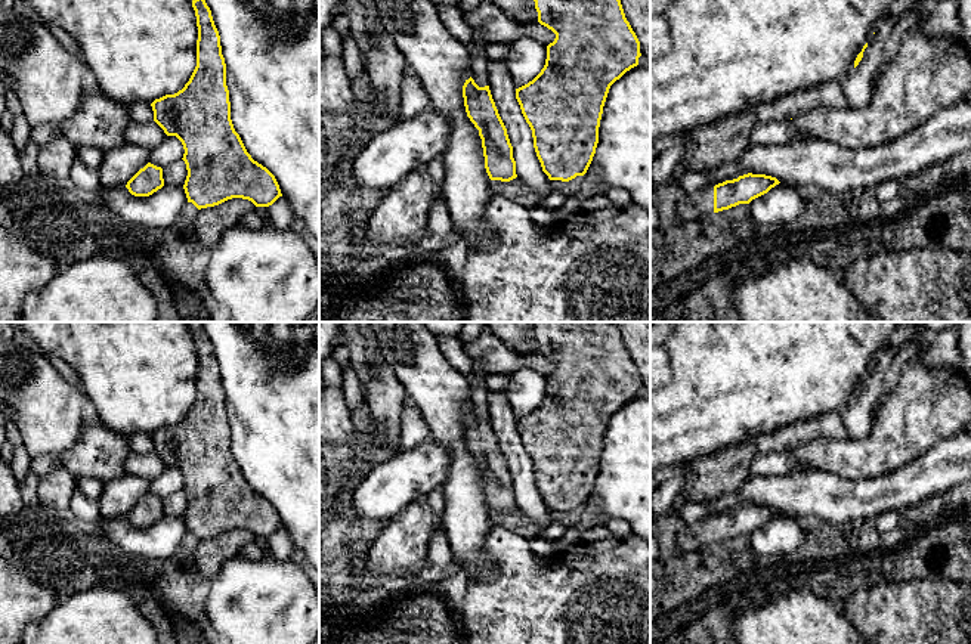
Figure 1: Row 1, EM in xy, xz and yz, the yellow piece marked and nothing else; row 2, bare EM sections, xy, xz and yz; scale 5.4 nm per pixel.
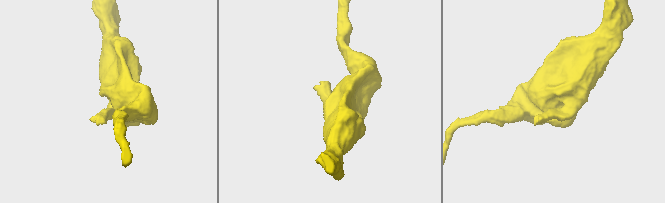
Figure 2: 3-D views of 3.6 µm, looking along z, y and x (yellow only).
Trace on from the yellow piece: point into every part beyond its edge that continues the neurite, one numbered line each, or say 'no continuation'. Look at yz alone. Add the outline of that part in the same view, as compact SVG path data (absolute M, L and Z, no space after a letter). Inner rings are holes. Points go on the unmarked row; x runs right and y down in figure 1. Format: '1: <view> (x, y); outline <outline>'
1: yz (692, 536); outline M714 518L683 524L677 532L678 547L683 552L696 551L714 544Z

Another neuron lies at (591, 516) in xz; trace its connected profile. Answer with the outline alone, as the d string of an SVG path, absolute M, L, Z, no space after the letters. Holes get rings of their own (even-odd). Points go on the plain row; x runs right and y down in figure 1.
M587 502L584 505L584 511L576 521L575 527L582 535L584 532L606 524L609 518L602 513L600 507L597 504Z

